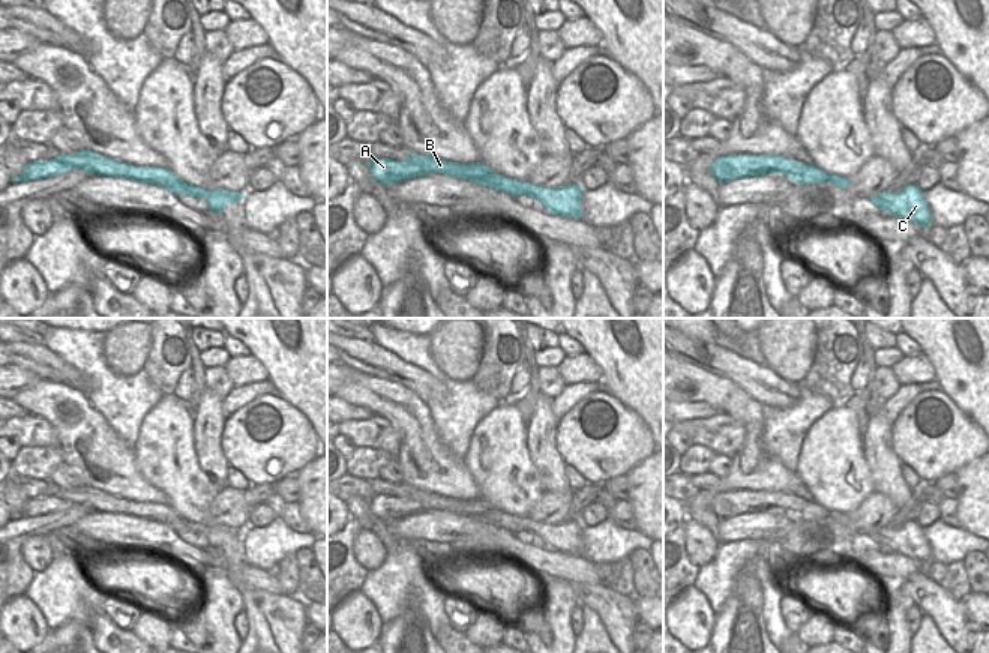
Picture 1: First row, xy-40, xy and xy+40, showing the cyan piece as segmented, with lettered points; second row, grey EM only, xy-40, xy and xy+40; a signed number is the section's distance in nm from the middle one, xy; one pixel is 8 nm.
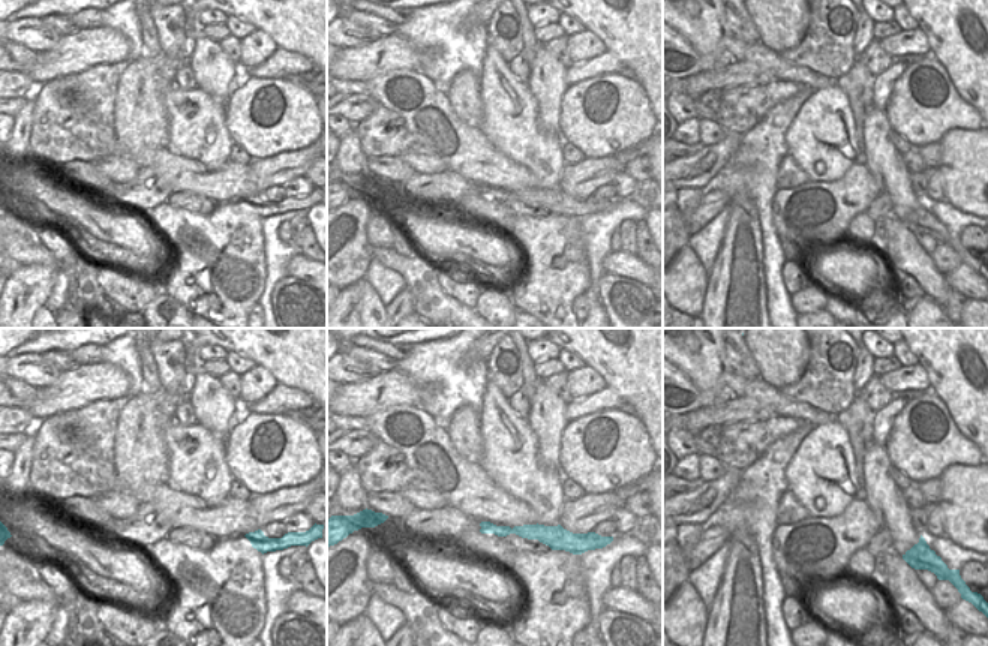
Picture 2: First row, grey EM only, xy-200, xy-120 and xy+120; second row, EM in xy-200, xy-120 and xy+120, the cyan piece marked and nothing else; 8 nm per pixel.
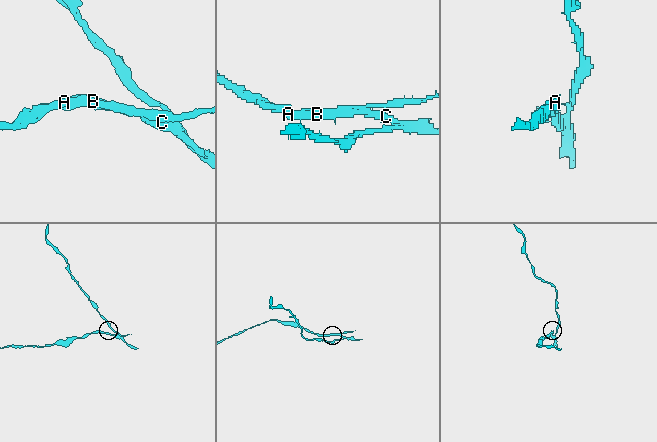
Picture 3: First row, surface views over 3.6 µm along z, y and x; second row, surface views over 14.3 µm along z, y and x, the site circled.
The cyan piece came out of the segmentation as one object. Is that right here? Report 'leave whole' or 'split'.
split

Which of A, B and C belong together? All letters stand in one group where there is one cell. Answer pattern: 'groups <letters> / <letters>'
groups A C / B

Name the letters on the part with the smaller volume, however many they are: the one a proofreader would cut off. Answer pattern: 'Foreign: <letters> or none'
Foreign: B

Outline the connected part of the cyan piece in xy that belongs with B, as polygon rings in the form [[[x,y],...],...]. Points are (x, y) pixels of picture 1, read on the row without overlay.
[[[417,489],[405,494],[405,497],[420,504],[423,510],[446,510],[456,515],[485,515],[488,512],[497,512],[495,507],[492,507],[482,498],[459,500]]]

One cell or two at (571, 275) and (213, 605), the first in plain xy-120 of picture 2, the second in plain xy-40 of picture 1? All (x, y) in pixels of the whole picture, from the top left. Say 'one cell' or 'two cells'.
one cell

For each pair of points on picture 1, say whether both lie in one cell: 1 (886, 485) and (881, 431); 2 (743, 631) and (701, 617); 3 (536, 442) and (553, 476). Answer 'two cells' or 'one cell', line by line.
1: one cell
2: two cells
3: one cell

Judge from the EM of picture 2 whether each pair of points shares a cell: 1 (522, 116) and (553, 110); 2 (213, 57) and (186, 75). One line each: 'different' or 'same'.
1: different
2: different

